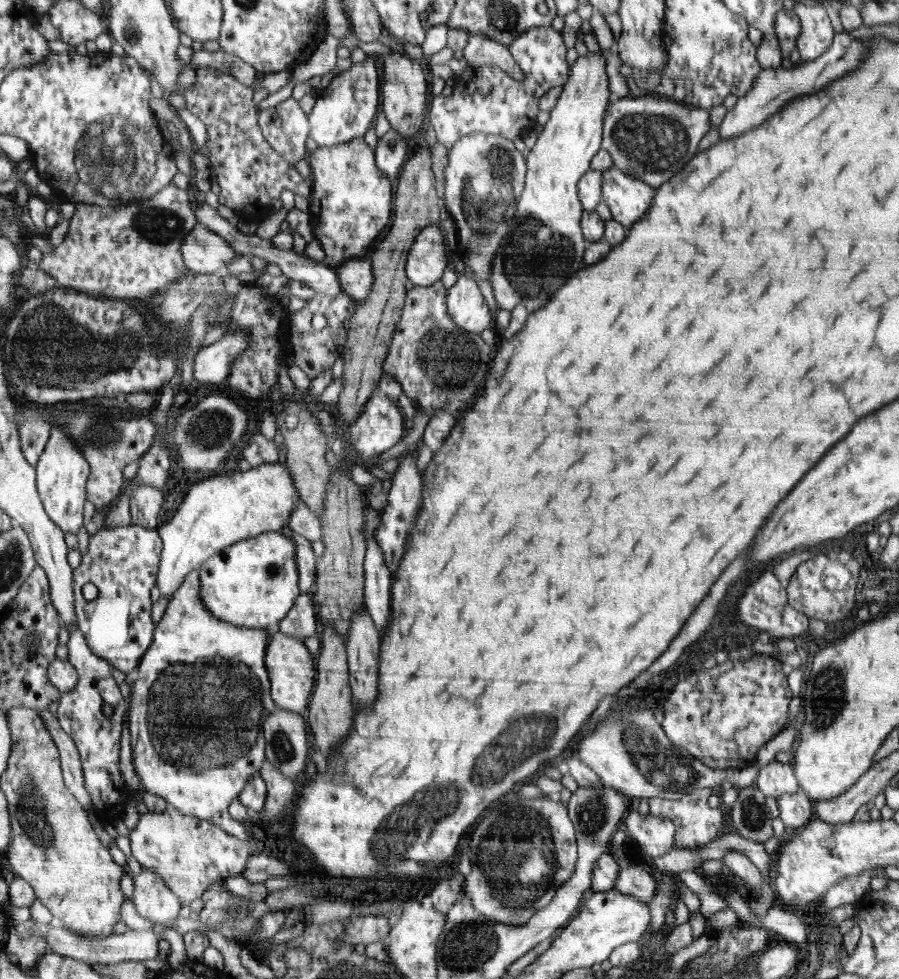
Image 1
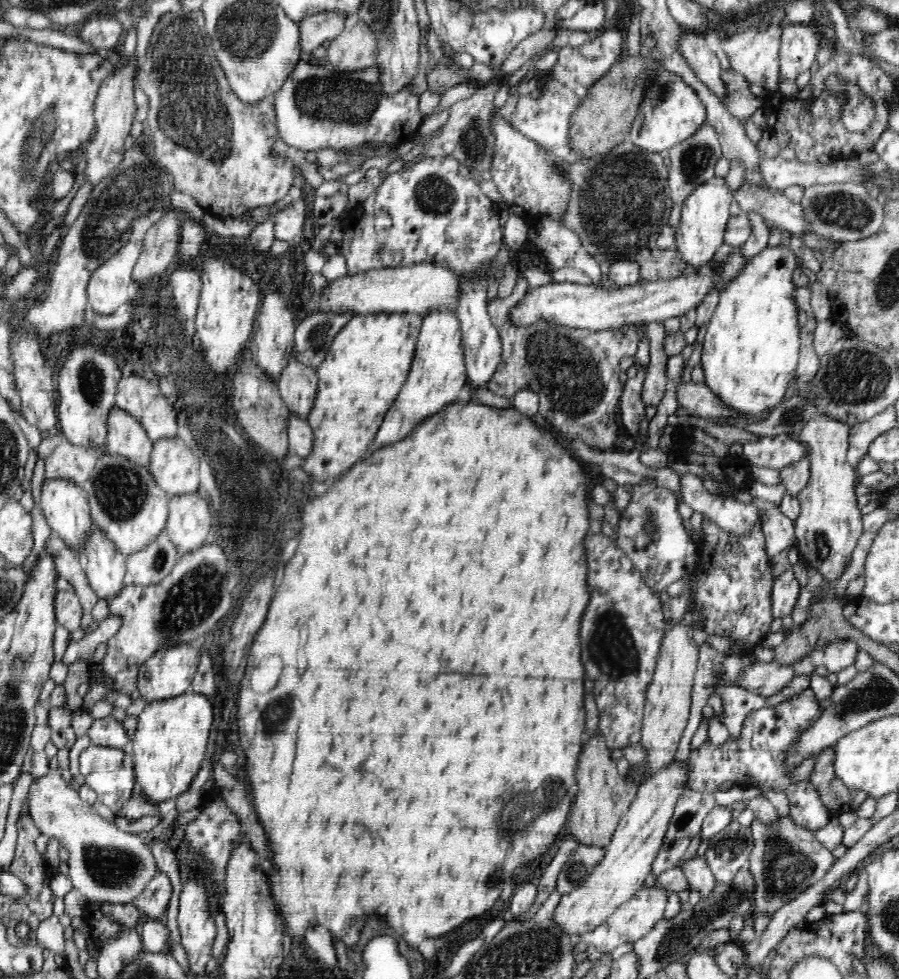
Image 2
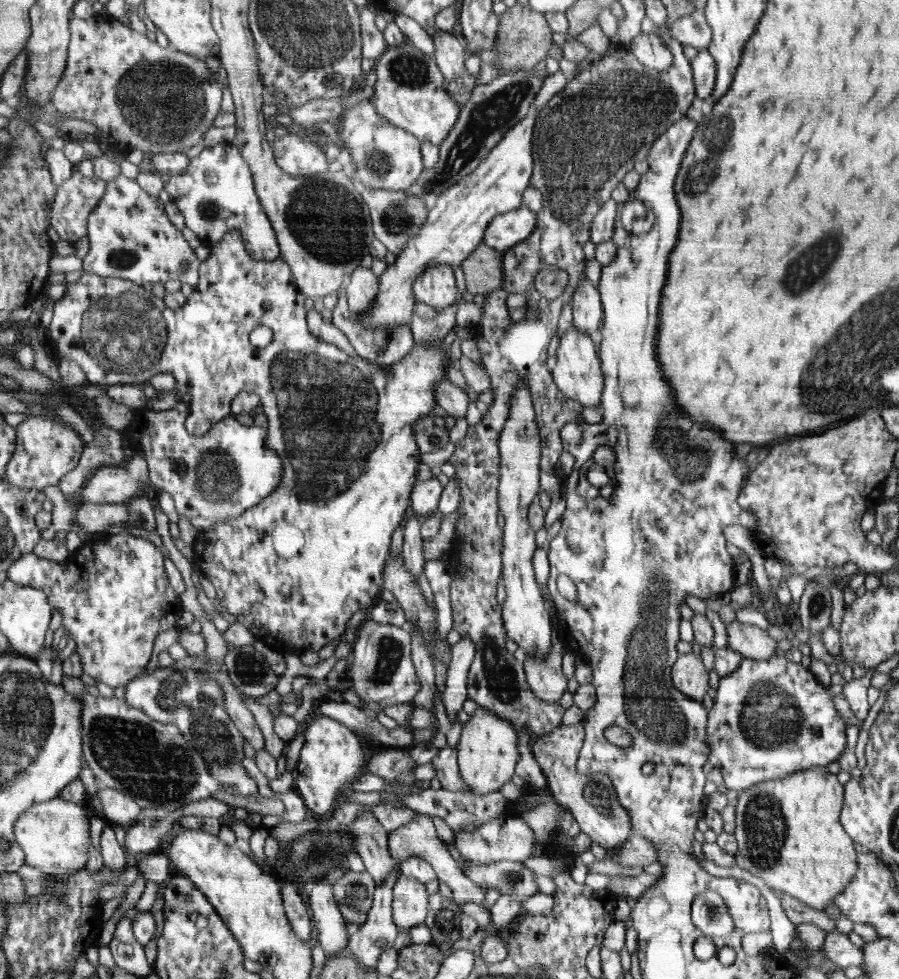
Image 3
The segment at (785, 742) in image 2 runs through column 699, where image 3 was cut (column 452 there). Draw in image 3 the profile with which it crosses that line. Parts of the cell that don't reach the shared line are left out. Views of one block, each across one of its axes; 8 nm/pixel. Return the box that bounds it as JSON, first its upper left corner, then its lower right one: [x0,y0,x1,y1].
[429,746,472,794]

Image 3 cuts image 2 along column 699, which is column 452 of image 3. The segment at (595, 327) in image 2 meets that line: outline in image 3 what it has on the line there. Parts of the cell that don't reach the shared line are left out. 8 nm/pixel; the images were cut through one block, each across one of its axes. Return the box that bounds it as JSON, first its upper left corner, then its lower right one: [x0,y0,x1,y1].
[414,265,456,310]

